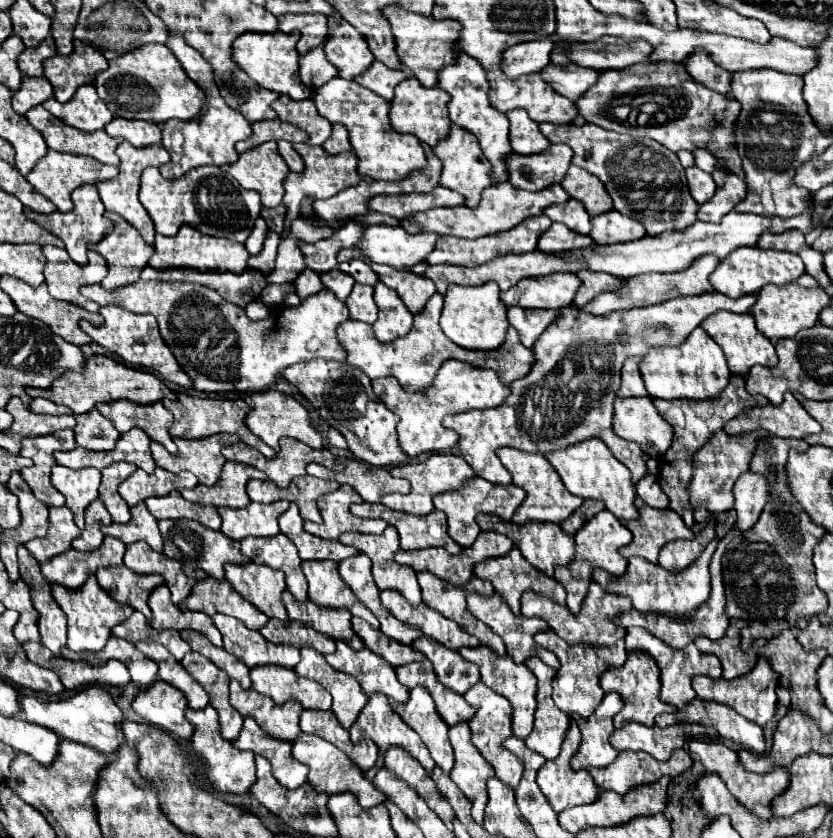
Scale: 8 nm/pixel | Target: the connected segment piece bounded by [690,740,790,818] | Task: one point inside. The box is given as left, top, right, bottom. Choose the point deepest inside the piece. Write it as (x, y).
(756, 791)

